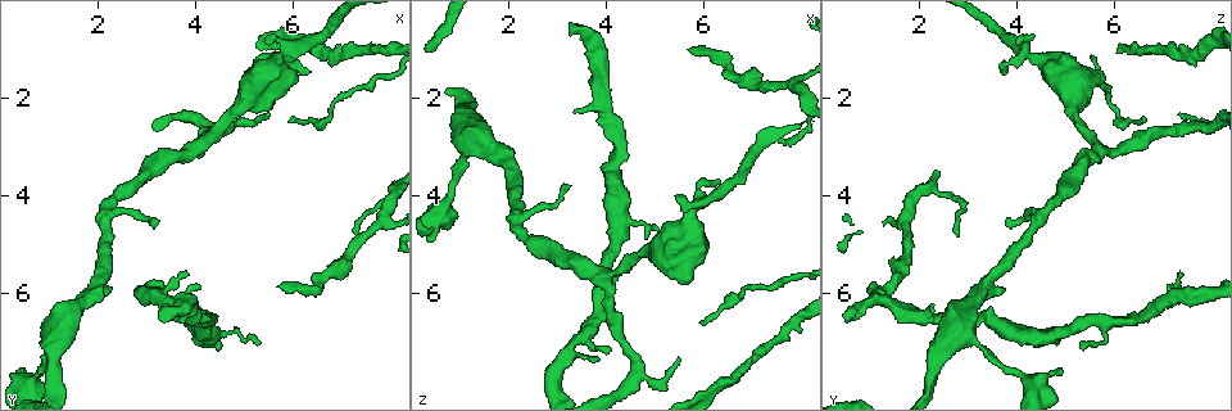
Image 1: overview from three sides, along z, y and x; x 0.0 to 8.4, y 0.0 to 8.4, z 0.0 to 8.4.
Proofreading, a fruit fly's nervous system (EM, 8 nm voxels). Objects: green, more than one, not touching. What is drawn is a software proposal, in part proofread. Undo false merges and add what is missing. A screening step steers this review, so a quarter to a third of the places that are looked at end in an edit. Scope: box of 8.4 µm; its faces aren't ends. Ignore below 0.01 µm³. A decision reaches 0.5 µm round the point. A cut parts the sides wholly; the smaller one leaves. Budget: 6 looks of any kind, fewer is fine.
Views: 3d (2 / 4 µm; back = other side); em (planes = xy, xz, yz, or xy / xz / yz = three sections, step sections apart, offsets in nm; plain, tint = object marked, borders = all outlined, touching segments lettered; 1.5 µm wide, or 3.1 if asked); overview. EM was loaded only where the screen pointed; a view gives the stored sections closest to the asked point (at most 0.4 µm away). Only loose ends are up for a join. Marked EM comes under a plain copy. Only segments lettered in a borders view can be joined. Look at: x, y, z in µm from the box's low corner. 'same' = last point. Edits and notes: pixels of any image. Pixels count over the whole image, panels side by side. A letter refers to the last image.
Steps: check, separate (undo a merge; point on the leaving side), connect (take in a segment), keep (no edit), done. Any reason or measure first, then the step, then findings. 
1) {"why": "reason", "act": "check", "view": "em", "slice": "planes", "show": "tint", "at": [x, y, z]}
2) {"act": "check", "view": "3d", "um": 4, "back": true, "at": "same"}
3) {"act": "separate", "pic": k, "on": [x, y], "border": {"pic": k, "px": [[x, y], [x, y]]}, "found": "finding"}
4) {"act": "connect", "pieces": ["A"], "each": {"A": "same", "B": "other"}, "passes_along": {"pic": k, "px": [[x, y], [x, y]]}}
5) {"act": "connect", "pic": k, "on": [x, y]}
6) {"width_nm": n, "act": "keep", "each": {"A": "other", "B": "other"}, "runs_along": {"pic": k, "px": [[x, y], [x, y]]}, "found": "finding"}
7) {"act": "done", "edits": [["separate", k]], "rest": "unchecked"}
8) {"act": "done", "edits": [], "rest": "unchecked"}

{"why": "free end", "act": "check", "view": "3d", "um": 4, "at": [3.40, 6.25, 2.35]}

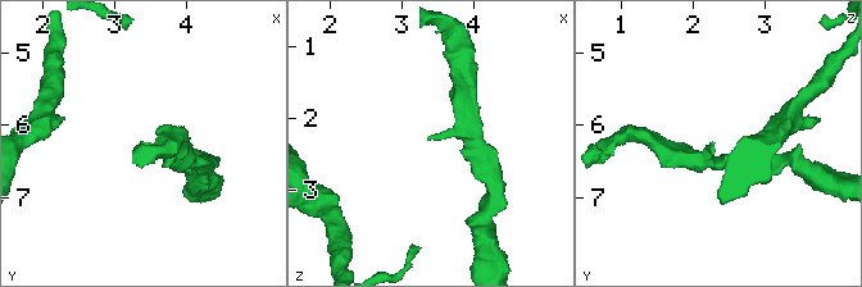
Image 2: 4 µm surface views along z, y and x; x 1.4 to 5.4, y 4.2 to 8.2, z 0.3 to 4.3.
{"why": "shape alone is not enough", "act": "check", "view": "em", "slice": "planes", "show": "borders", "at": [3.30, 6.20, 2.30]}

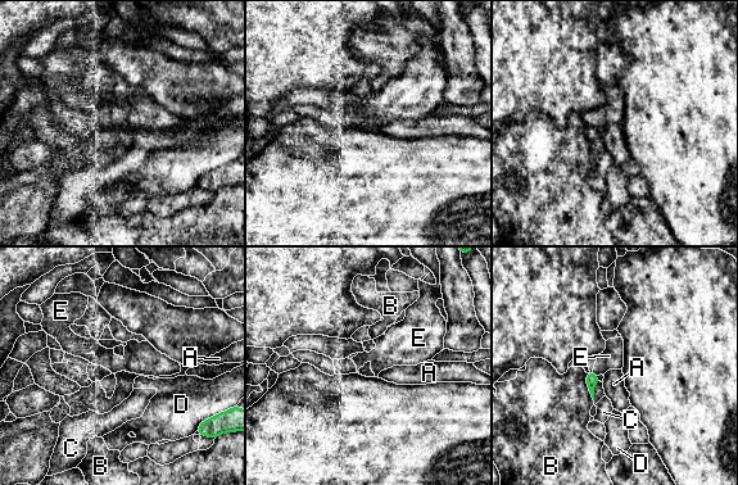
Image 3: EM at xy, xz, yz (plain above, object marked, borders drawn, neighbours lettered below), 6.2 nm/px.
{"act": "keep", "each": {"A": "other", "B": "other", "C": "other", "D": "other", "E": "other"}, "border": {"pic": 3, "px": [[593, 371], [598, 375]]}, "found": "no lettered segment goes on from it"}

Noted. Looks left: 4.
{"why": "narrows sharply", "act": "check", "view": "em", "slice": "planes", "show": "borders", "at": [0.95, 7.50, 3.70]}

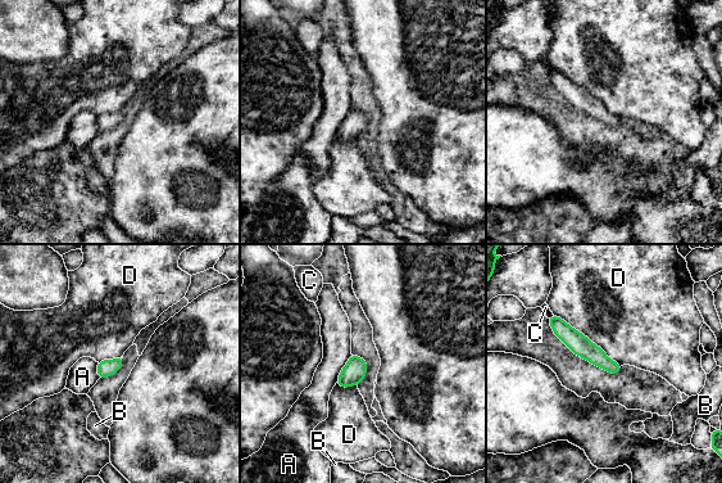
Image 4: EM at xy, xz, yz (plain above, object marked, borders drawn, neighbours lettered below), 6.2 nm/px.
{"width_nm": 110, "act": "keep", "each": {"A": "other", "B": "other", "C": "other", "D": "other"}, "runs_along": {"pic": 4, "px": [[553, 320], [586, 350], [617, 368]]}, "found": "all the same cell"}

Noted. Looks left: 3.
{"why": "thin end", "act": "check", "view": "em", "slice": "planes", "show": "borders", "at": [4.05, 5.80, 7.15]}

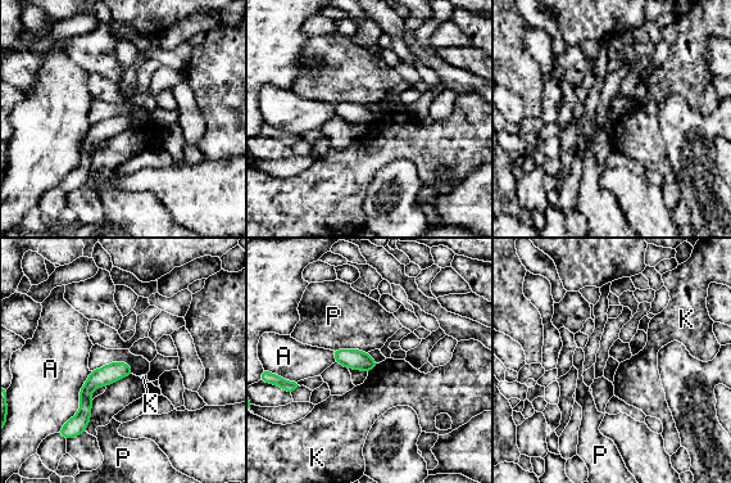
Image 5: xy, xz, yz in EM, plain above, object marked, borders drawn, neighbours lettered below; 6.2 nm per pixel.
{"act": "keep", "each": {"A": "other", "K": "other", "P": "other"}, "border": {"pic": 5, "px": [[334, 350], [363, 350], [367, 352]]}, "found": "no lettered segment goes on from it"}

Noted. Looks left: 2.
{"act": "done", "edits": [], "rest": "unchecked"}

